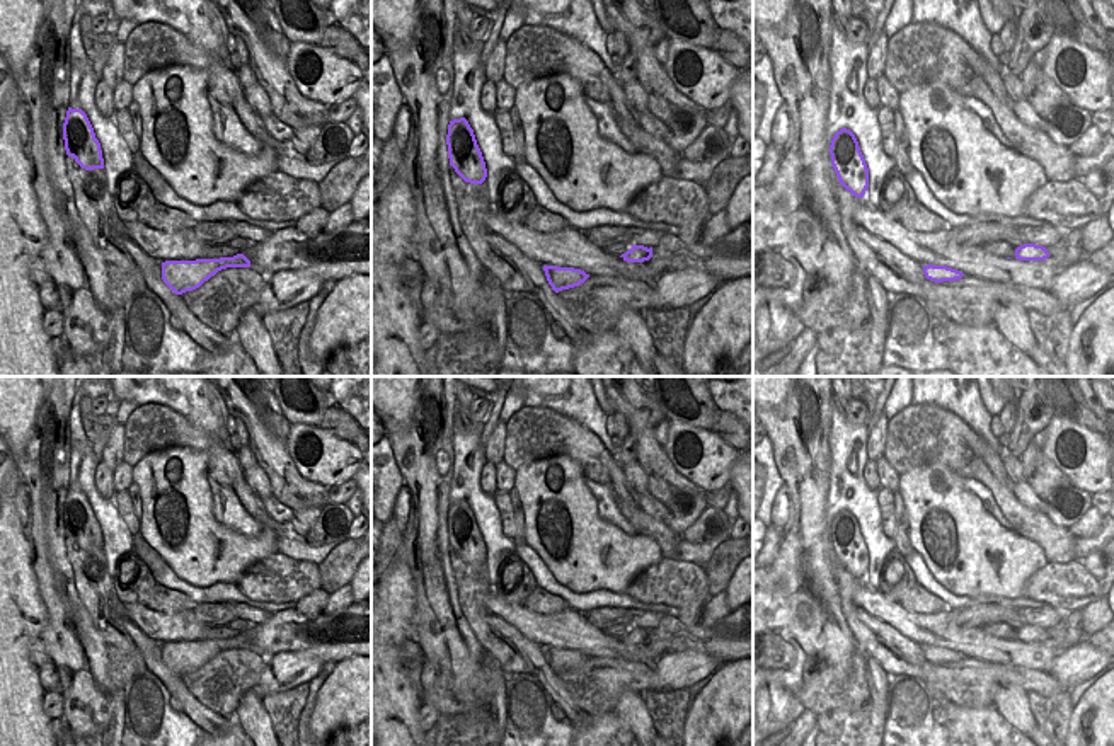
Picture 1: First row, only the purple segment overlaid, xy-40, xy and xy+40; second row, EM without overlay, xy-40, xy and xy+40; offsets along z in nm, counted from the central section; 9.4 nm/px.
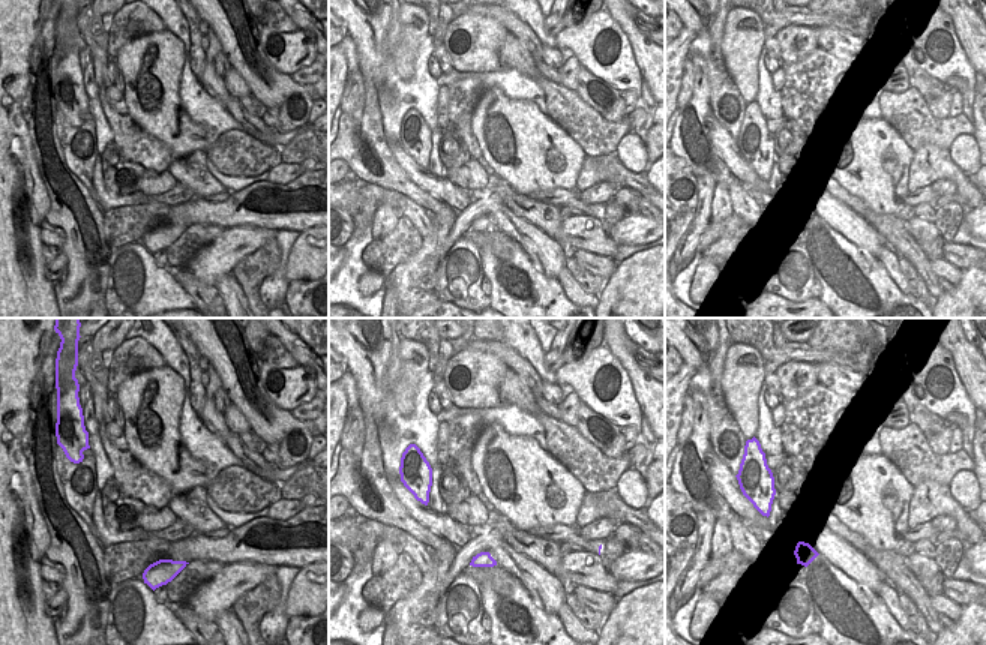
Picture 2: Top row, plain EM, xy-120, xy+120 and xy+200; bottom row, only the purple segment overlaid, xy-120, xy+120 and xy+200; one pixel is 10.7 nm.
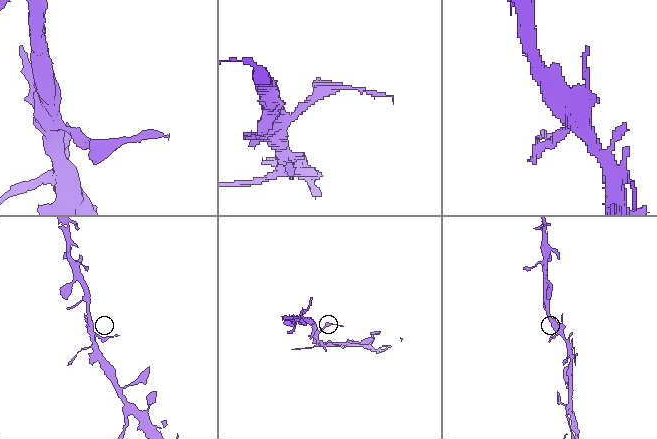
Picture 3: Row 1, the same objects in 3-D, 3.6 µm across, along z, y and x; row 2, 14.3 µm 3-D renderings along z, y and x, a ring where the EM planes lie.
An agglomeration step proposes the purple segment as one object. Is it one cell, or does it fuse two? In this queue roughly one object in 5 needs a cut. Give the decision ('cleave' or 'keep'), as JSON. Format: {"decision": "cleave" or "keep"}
{"decision": "keep"}

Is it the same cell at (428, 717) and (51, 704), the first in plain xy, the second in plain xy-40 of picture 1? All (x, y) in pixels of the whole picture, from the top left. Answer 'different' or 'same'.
same

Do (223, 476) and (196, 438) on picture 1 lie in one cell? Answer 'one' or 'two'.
one

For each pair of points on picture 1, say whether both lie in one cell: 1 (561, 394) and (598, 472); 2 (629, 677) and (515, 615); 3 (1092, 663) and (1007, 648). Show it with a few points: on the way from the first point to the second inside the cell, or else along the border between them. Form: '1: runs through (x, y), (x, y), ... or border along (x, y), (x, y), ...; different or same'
1: border along (534, 407), (552, 407), (576, 419), (603, 443); different
2: border along (590, 656), (619, 656), (632, 663); different
3: border along (1060, 653), (1053, 659), (1050, 673); different

